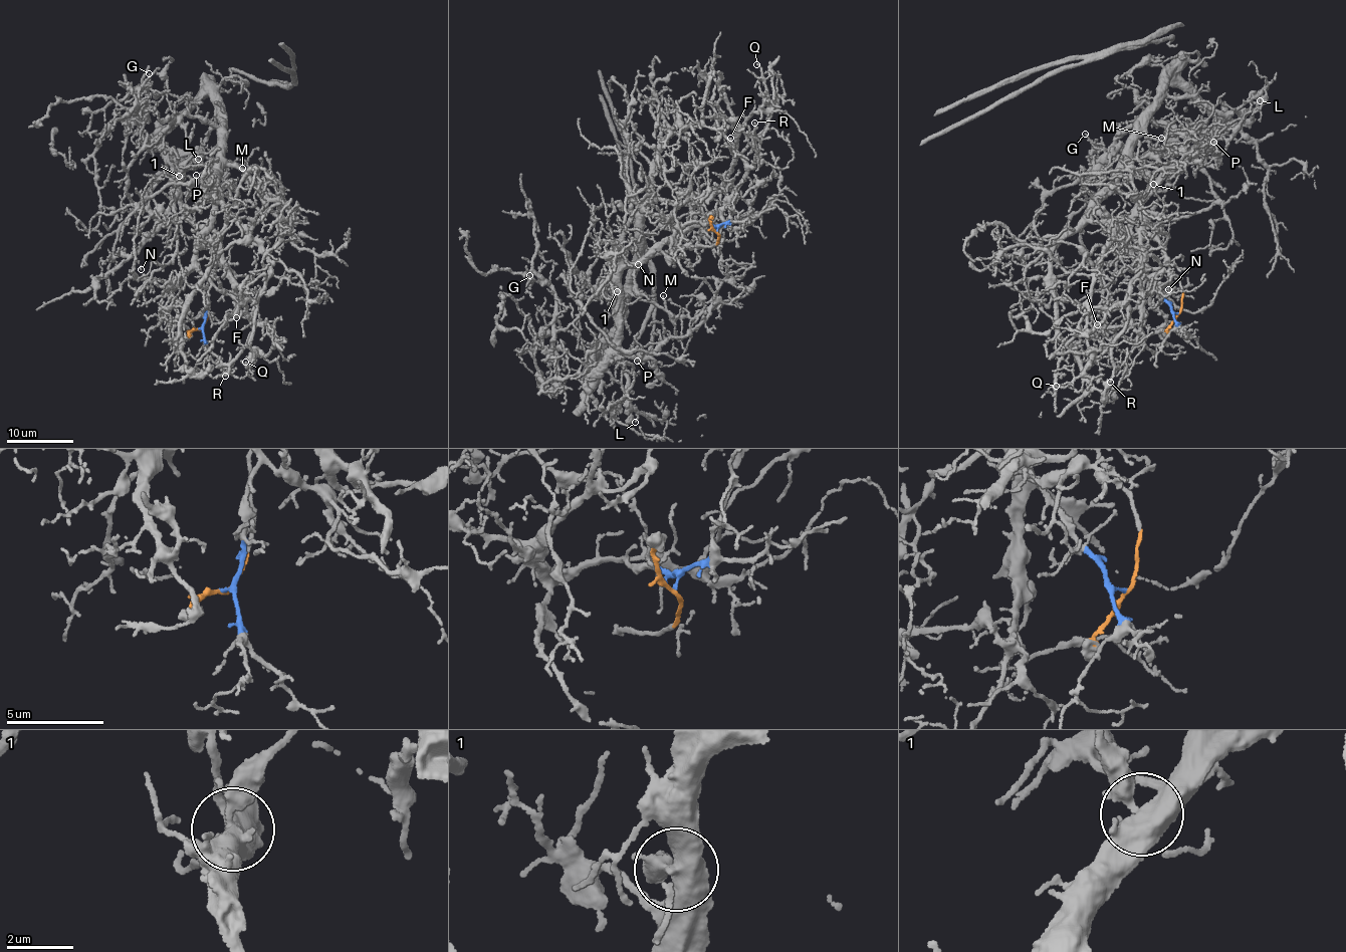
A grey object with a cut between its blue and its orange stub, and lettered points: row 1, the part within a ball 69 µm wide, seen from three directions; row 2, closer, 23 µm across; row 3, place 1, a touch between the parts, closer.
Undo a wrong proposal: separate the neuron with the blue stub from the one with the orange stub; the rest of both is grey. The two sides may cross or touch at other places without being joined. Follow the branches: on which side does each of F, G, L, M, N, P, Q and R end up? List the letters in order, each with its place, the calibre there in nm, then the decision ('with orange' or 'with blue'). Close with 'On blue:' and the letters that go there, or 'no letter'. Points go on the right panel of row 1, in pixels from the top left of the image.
F: (1097, 324) | 140 nm | with orange
G: (1085, 134) | 100 nm | with orange
L: (1260, 100) | 100 nm | with blue
M: (1161, 138) | 120 nm | with blue
N: (1168, 289) | 100 nm | with orange
P: (1213, 142) | 60 nm | with orange
Q: (1056, 386) | 90 nm | with blue
R: (1110, 382) | 110 nm | with orange
On blue: L, M, Q

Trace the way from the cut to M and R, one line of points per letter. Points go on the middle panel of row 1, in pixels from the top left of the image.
M: (716, 232), (717, 227), (699, 222), (666, 228), (646, 215), (636, 226), (633, 295), (663, 308), (663, 294)
R: (716, 232), (717, 241), (709, 247), (694, 248), (686, 237), (694, 223), (728, 201), (755, 164), (754, 123)

